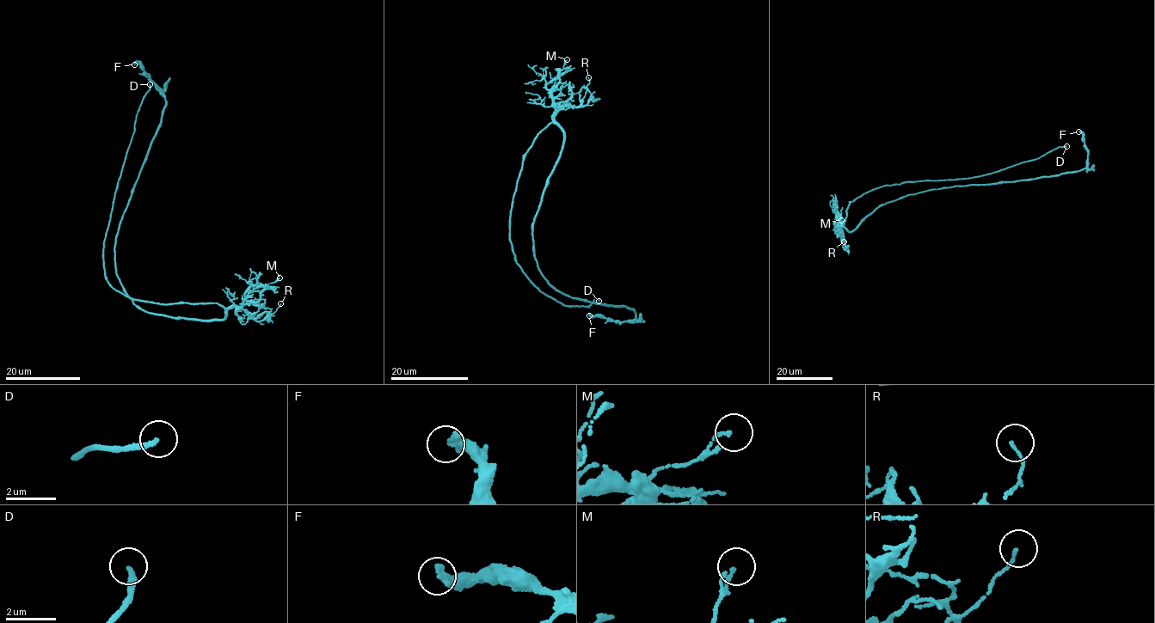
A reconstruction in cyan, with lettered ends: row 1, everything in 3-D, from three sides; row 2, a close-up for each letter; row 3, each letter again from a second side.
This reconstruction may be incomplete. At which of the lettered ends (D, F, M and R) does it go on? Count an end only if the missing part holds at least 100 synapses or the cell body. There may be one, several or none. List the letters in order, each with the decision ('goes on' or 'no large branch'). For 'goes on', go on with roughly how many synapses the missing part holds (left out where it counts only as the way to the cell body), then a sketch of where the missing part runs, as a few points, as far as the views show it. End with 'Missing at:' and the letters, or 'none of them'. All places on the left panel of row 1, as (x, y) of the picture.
D: goes on; missing branch runs (150, 84), (109, 90), (103, 96), (106, 80), (100, 102), (102, 106)
F: no large branch
M: no large branch
R: no large branch
Missing at: D

